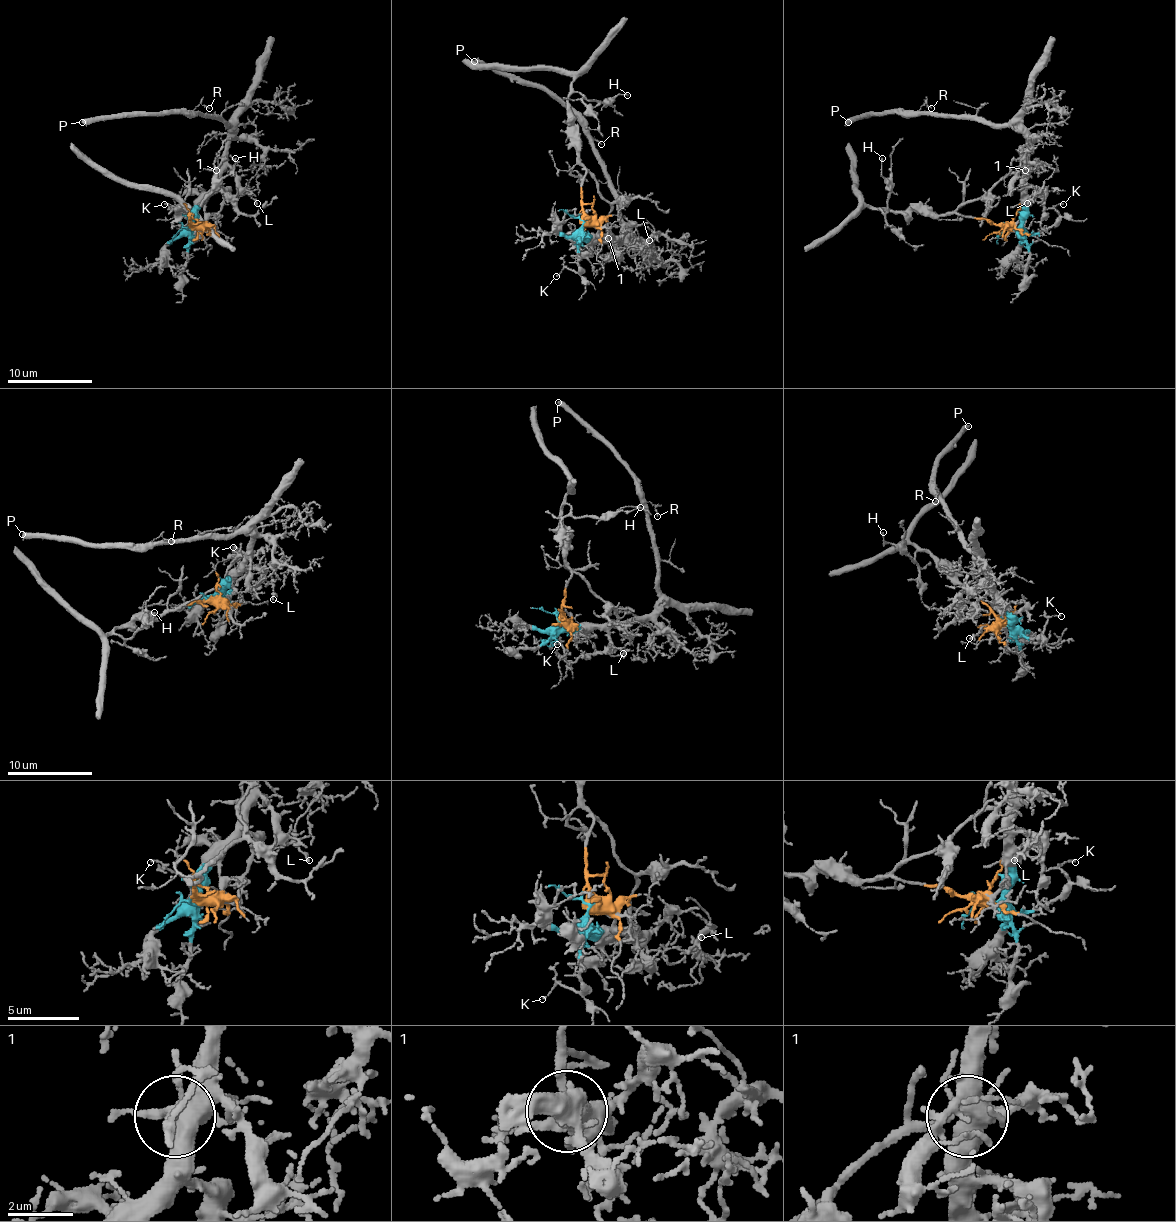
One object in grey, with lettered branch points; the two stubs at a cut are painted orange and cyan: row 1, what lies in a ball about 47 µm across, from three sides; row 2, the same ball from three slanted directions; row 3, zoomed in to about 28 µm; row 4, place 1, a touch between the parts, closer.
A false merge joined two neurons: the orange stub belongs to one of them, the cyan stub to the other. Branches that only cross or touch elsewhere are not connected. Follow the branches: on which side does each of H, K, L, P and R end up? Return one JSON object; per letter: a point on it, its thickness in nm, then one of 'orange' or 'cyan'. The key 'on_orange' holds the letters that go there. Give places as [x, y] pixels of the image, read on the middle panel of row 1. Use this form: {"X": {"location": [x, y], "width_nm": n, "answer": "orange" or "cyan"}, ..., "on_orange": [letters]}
{"H": {"location": [627, 95], "width_nm": 110, "answer": "orange"}, "K": {"location": [556, 276], "width_nm": 100, "answer": "cyan"}, "L": {"location": [649, 240], "width_nm": 190, "answer": "cyan"}, "P": {"location": [474, 61], "width_nm": 440, "answer": "cyan"}, "R": {"location": [601, 144], "width_nm": 120, "answer": "cyan"}, "on_orange": ["H"]}

